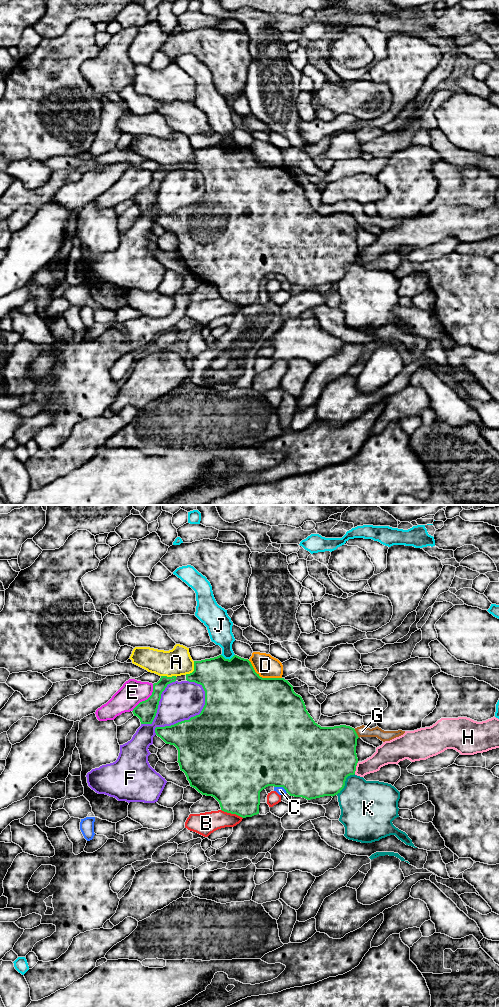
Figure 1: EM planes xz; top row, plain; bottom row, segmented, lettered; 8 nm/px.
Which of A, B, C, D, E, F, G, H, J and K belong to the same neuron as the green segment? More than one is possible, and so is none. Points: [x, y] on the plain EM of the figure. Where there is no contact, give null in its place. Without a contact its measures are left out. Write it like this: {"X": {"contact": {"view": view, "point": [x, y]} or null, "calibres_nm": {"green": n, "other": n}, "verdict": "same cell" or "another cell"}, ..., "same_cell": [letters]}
{"A": {"contact": {"view": "xz", "point": [194, 158]}, "calibres_nm": {"green": 340, "other": 220}, "verdict": "another cell"}, "B": {"contact": {"view": "xz", "point": [232, 301]}, "calibres_nm": {"green": 420, "other": 180}, "verdict": "another cell"}, "C": {"contact": {"view": "xz", "point": [281, 274]}, "calibres_nm": {"green": 500, "other": 60}, "verdict": "another cell"}, "D": {"contact": {"view": "xz", "point": [263, 166]}, "calibres_nm": {"green": 500, "other": 180}, "verdict": "another cell"}, "E": {"contact": {"view": "xz", "point": [147, 187]}, "calibres_nm": {"green": 160, "other": 200}, "verdict": "another cell"}, "F": {"contact": {"view": "xz", "point": [189, 207]}, "calibres_nm": {"green": 500, "other": 320}, "verdict": "another cell"}, "G": {"contact": {"view": "xz", "point": [356, 221]}, "calibres_nm": {"green": 400, "other": 90}, "verdict": "another cell"}, "H": {"contact": {"view": "xz", "point": [355, 256]}, "calibres_nm": {"green": 460, "other": 150}, "verdict": "another cell"}, "J": {"contact": {"view": "xz", "point": [228, 147]}, "calibres_nm": {"green": 460, "other": 190}, "verdict": "another cell"}, "K": {"contact": {"view": "xz", "point": [344, 270]}, "calibres_nm": {"green": 500, "other": 400}, "verdict": "another cell"}, "same_cell": []}

